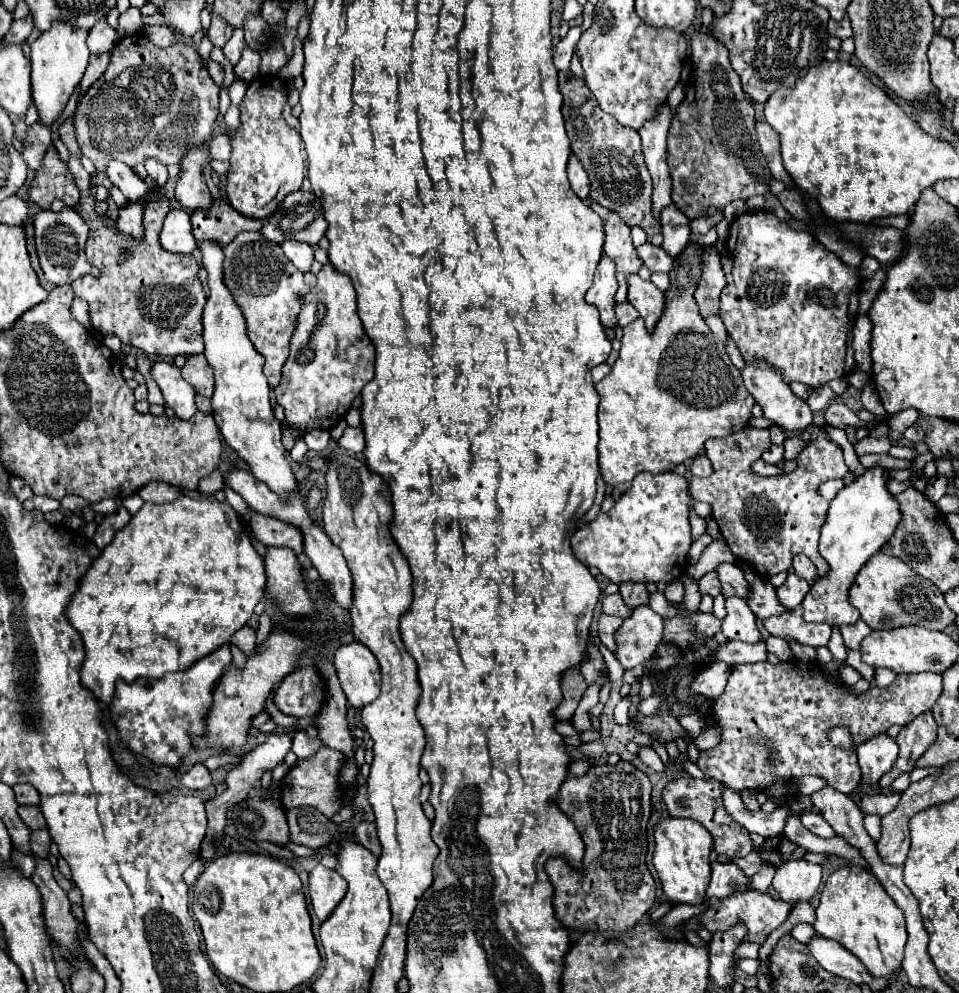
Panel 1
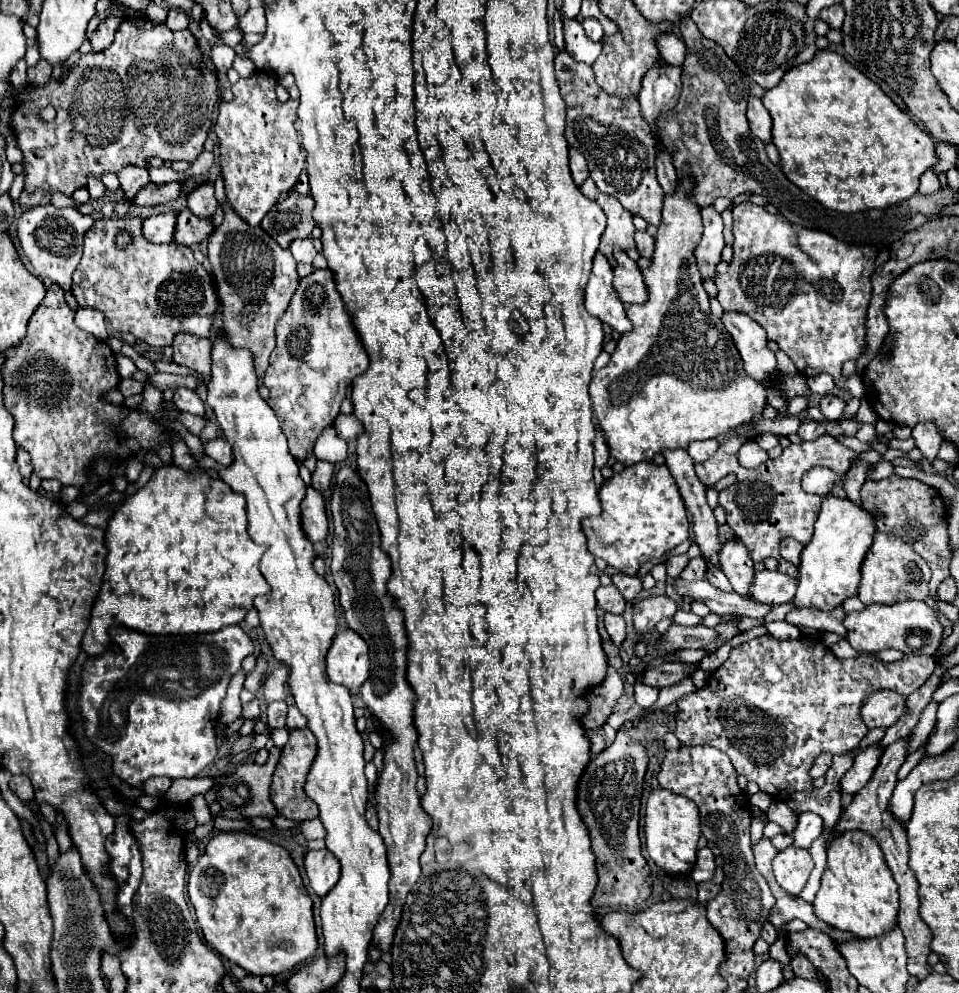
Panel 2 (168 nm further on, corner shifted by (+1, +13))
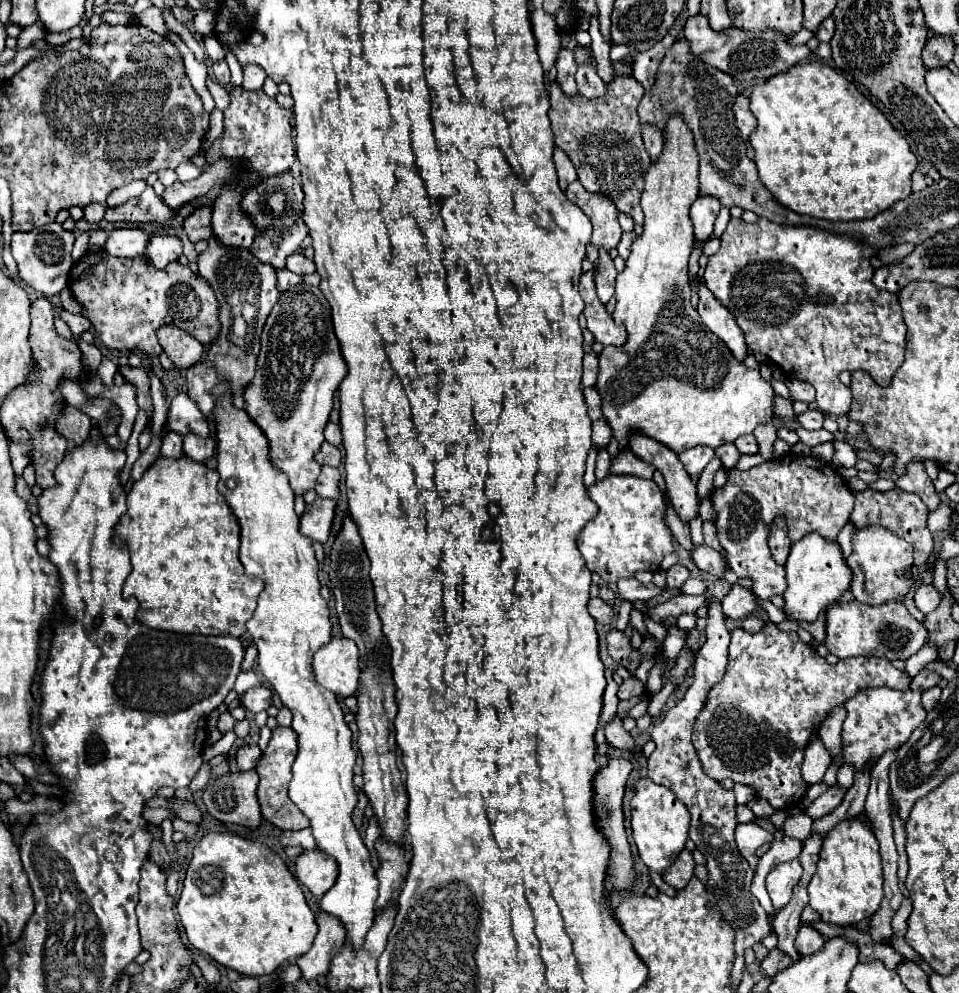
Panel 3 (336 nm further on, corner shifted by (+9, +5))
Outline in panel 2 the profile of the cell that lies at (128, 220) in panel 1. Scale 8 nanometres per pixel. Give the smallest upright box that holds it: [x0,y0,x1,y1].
[134,182,180,206]

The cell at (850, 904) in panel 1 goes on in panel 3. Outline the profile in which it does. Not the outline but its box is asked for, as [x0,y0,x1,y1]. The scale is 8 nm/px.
[808,818,884,926]

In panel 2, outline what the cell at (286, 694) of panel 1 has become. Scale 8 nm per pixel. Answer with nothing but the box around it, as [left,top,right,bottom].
[264,666,290,702]

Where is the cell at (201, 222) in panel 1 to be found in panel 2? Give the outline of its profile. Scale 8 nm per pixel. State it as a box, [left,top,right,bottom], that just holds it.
[174,208,214,246]

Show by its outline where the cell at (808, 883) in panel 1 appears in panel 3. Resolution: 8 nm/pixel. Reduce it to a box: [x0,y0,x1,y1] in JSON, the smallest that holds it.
[766,860,802,910]

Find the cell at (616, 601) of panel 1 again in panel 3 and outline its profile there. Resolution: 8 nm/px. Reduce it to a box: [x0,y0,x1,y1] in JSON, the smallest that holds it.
[588,598,614,624]

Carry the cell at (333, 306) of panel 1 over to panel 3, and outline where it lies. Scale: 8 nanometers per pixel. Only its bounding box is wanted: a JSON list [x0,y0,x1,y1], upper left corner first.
[244,284,348,496]

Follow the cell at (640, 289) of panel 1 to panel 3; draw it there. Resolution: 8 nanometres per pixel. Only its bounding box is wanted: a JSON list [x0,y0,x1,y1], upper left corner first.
[594,250,618,304]

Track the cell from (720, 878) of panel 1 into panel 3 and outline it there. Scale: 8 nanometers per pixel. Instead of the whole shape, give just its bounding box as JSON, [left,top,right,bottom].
[662,850,694,890]

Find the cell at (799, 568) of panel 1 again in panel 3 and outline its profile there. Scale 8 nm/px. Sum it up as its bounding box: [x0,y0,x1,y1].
[768,516,790,564]

